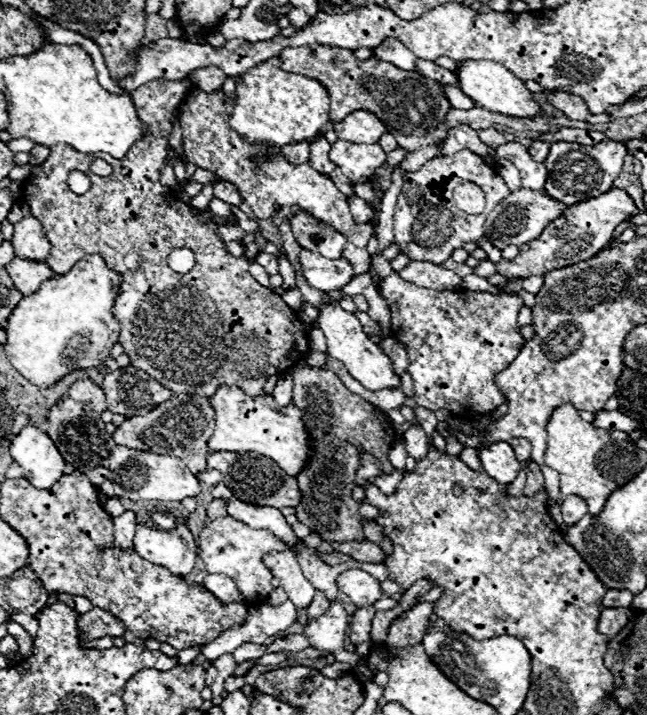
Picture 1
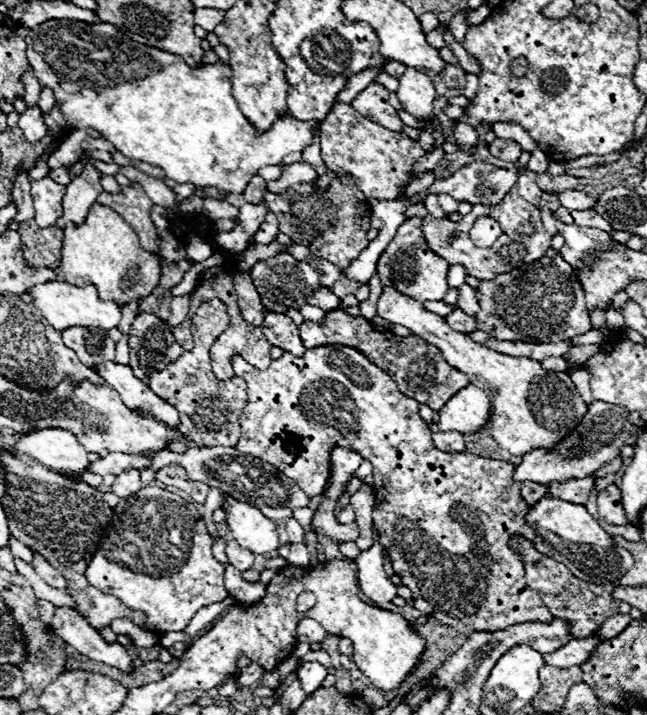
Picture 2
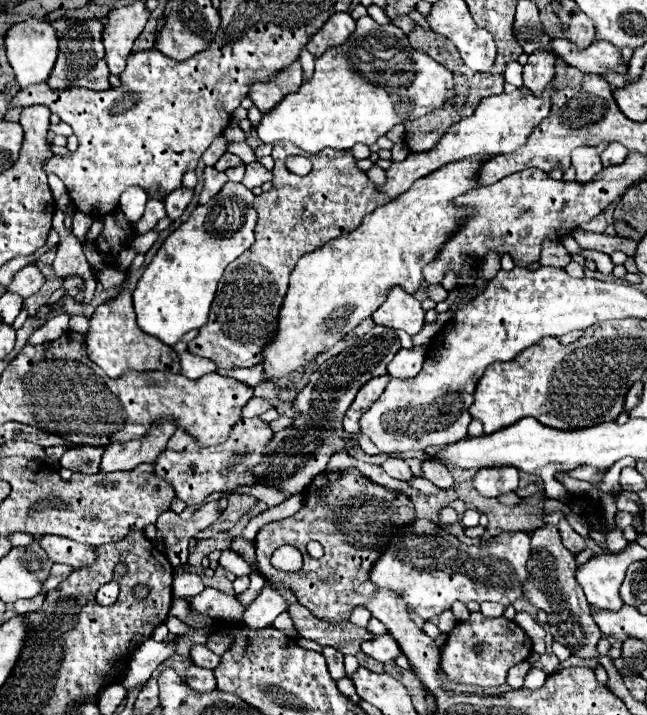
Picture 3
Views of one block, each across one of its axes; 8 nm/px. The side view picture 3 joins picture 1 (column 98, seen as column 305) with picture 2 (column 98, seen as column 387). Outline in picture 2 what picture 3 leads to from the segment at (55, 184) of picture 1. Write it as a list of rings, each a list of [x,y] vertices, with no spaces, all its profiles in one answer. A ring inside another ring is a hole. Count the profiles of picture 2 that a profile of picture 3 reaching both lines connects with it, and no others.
[[[132,182],[132,186],[122,186],[122,190],[118,194],[102,192],[96,198],[96,202],[110,206],[116,214],[120,214],[132,226],[132,230],[136,230],[140,244],[146,250],[154,252],[156,256],[162,256],[160,244],[158,244],[158,232],[150,218],[150,210],[154,204],[138,182]]]

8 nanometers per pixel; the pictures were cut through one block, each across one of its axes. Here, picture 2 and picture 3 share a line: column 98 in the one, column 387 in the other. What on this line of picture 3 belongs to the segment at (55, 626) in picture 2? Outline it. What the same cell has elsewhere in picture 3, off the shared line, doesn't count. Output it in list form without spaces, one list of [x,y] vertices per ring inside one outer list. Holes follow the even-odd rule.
[[[390,634],[376,636],[376,640],[372,640],[372,642],[364,642],[362,650],[364,650],[364,654],[368,654],[370,658],[374,658],[382,664],[388,660],[396,660],[402,654],[398,642]]]

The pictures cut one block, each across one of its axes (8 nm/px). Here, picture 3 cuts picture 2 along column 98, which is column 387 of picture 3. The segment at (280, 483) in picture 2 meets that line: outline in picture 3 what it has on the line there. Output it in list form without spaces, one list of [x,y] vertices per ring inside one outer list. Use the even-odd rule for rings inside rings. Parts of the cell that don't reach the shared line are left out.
[[[388,458],[386,462],[380,464],[382,470],[392,476],[392,478],[398,478],[398,480],[410,480],[412,478],[412,472],[408,468],[408,464],[402,460],[402,458]]]

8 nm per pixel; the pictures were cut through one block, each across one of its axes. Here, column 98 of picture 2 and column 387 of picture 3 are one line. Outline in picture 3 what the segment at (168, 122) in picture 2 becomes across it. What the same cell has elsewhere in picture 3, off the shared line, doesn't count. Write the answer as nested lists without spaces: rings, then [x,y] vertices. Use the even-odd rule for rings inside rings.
[[[370,16],[360,18],[356,24],[356,32],[348,42],[328,48],[316,60],[312,80],[262,118],[256,132],[264,144],[290,140],[310,154],[324,148],[350,150],[358,142],[372,146],[396,124],[422,118],[454,100],[452,74],[428,54],[412,50],[400,28],[376,24]]]

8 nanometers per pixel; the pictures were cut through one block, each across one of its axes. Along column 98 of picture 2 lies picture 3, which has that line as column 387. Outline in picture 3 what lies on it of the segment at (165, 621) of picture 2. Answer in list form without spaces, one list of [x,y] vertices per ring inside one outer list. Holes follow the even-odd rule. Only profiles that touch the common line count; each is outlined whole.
[[[414,518],[396,532],[388,548],[378,556],[370,572],[370,582],[400,594],[406,600],[408,612],[414,610],[422,620],[430,620],[450,610],[456,600],[466,604],[512,604],[522,596],[522,584],[528,576],[528,556],[530,536],[524,532],[502,532],[478,546],[466,546],[438,524]]]

